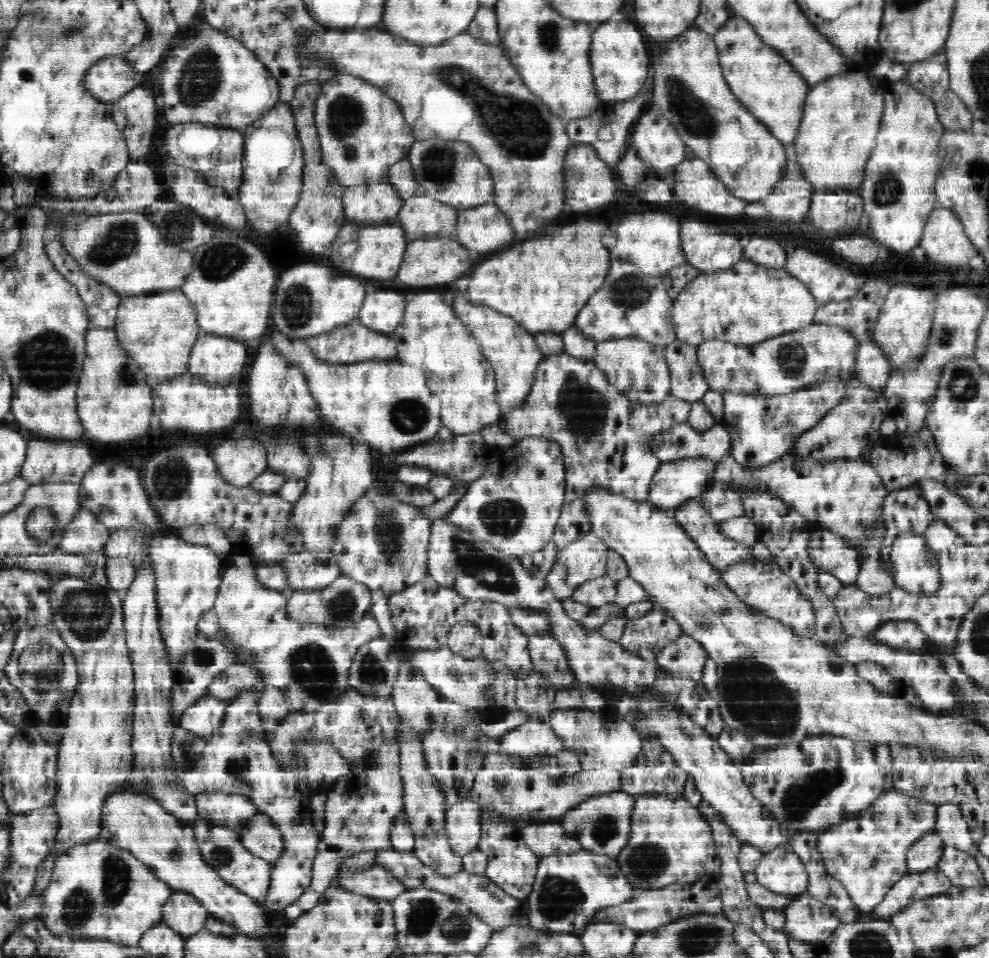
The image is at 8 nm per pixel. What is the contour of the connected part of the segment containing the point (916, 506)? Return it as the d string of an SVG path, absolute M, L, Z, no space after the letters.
M917 483L890 492L882 505L881 520L885 533L880 547L880 563L886 572L893 576L890 549L895 538L902 533L922 535L937 516L933 515L930 505L918 492Z

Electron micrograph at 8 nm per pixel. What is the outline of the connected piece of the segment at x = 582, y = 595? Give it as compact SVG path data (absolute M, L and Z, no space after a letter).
M607 575L583 582L574 590L571 598L586 606L598 608L615 602L616 581Z

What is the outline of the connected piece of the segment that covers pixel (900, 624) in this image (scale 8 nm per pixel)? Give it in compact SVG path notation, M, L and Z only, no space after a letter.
M894 620L884 623L873 635L880 644L891 645L892 648L905 649L908 651L918 651L927 640L923 629L912 620Z

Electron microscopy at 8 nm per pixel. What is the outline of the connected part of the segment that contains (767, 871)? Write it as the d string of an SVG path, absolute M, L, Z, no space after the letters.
M789 850L764 853L754 873L761 885L776 894L797 896L807 892L809 874L803 860Z

